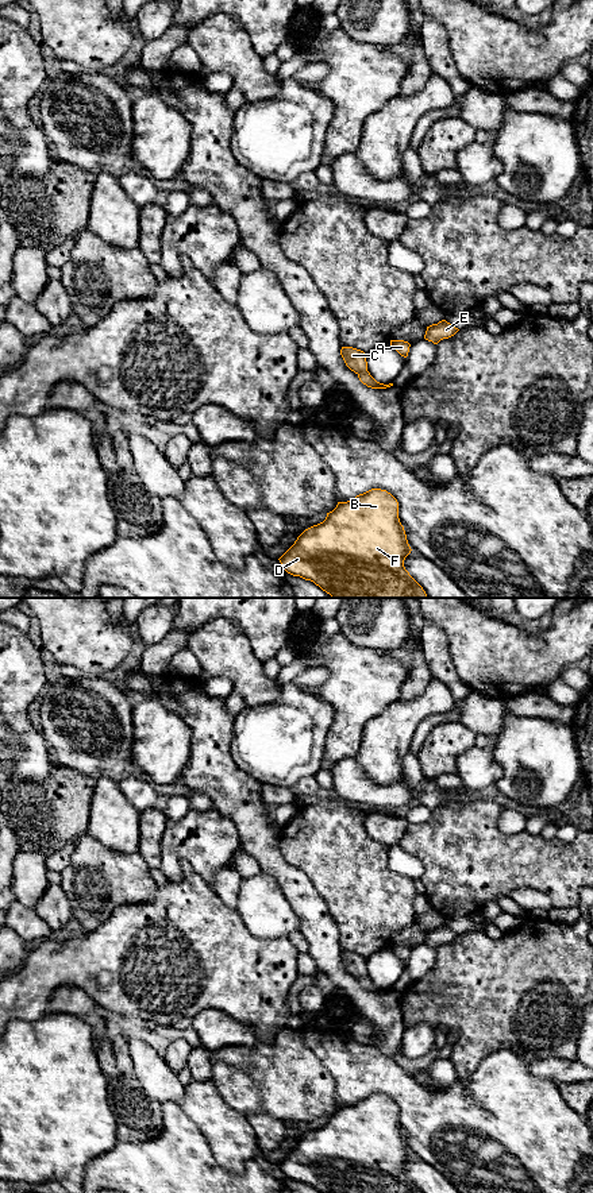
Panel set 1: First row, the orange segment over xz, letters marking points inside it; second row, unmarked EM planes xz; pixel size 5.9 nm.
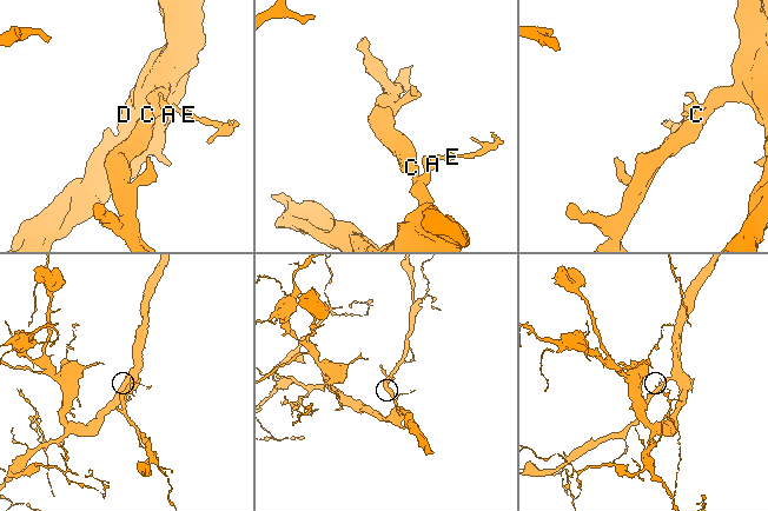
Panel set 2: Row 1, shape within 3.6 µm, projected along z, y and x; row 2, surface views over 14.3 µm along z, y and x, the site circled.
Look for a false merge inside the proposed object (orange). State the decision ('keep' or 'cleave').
keep

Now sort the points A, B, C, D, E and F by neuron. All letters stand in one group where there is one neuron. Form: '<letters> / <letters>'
A B C D E F

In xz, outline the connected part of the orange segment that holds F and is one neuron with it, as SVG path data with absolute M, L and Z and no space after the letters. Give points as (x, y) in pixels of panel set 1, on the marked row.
M371 489L363 494L357 495L351 501L338 502L336 507L332 511L327 513L327 517L323 522L305 529L297 537L294 544L278 560L288 574L313 582L332 598L428 598L423 587L409 575L409 572L404 567L404 560L411 553L411 551L412 549L408 544L404 526L401 525L398 518L397 499L386 490Z

